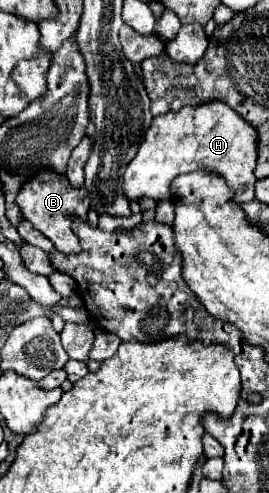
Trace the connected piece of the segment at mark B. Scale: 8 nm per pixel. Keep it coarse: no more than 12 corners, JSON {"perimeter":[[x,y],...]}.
{"perimeter":[[42,170],[20,188],[24,218],[60,252],[82,250],[86,220],[84,188]]}

